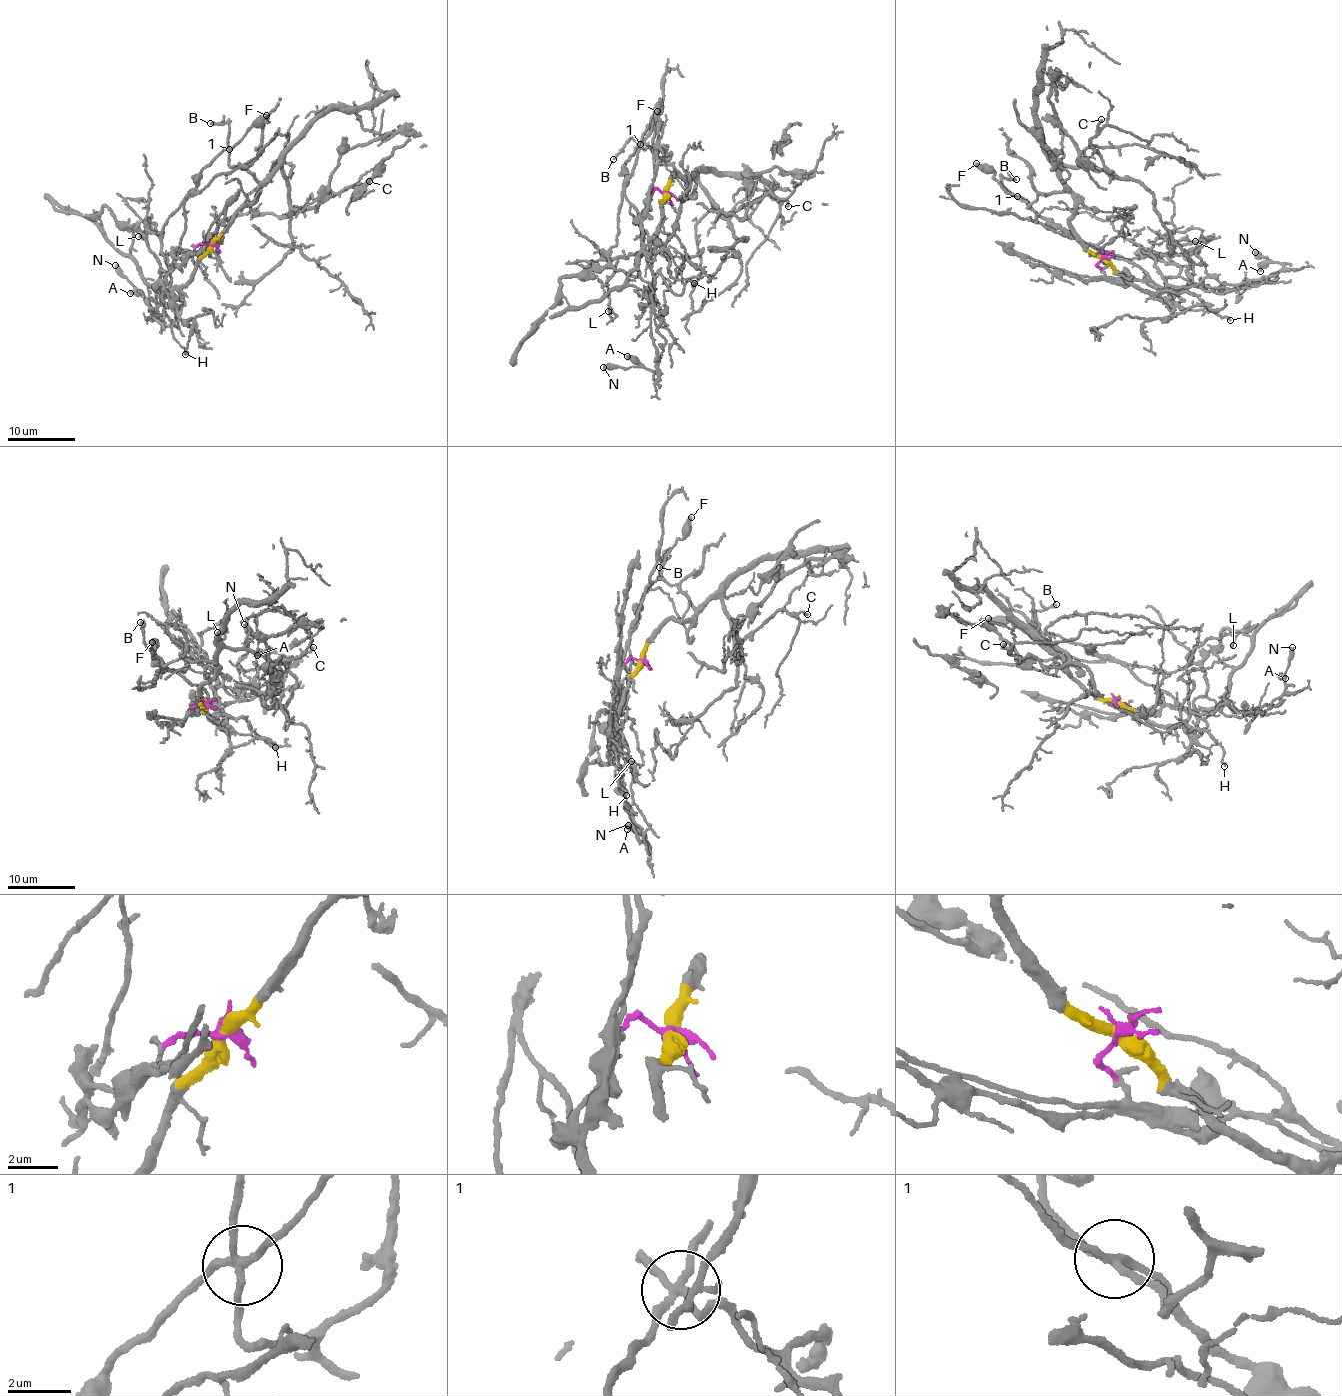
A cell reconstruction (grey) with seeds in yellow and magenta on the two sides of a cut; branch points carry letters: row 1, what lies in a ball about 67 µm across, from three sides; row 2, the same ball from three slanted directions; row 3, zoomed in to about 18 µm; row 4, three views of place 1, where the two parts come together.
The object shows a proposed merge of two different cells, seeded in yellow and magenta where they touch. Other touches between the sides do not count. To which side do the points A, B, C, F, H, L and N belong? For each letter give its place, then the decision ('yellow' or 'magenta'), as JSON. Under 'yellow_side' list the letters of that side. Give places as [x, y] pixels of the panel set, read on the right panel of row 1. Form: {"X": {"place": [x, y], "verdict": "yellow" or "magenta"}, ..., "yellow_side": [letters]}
{"A": {"place": [1260, 271], "verdict": "magenta"}, "B": {"place": [1016, 179], "verdict": "yellow"}, "C": {"place": [1101, 119], "verdict": "yellow"}, "F": {"place": [976, 163], "verdict": "magenta"}, "H": {"place": [1230, 320], "verdict": "yellow"}, "L": {"place": [1195, 241], "verdict": "yellow"}, "N": {"place": [1255, 252], "verdict": "magenta"}, "yellow_side": ["B", "C", "H", "L"]}

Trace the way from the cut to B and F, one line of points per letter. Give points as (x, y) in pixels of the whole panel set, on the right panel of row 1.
B: (1103, 258), (1086, 252), (1075, 234), (1074, 198), (1040, 195), (1029, 207), (1001, 178), (1015, 179)
F: (1103, 258), (1097, 266), (1105, 276), (1146, 278), (1142, 269), (1061, 234), (976, 163)

